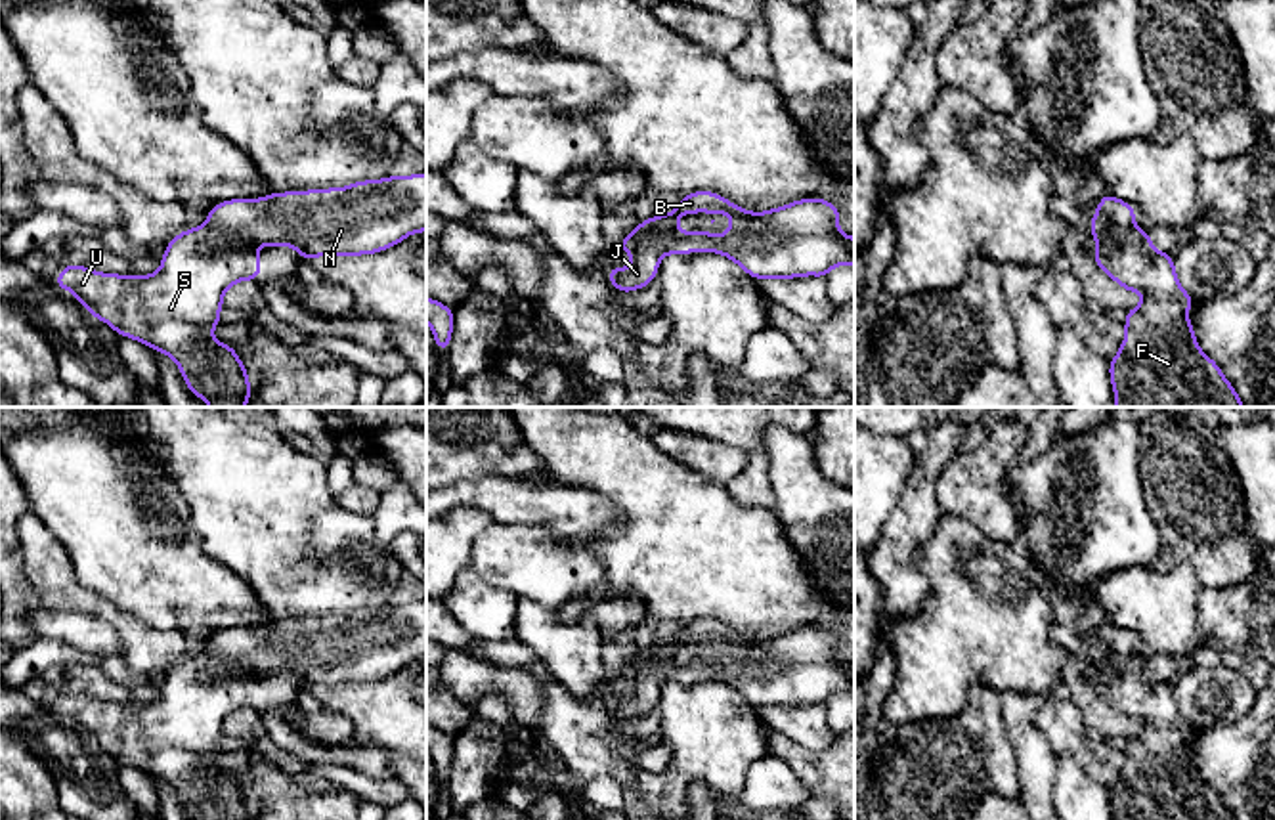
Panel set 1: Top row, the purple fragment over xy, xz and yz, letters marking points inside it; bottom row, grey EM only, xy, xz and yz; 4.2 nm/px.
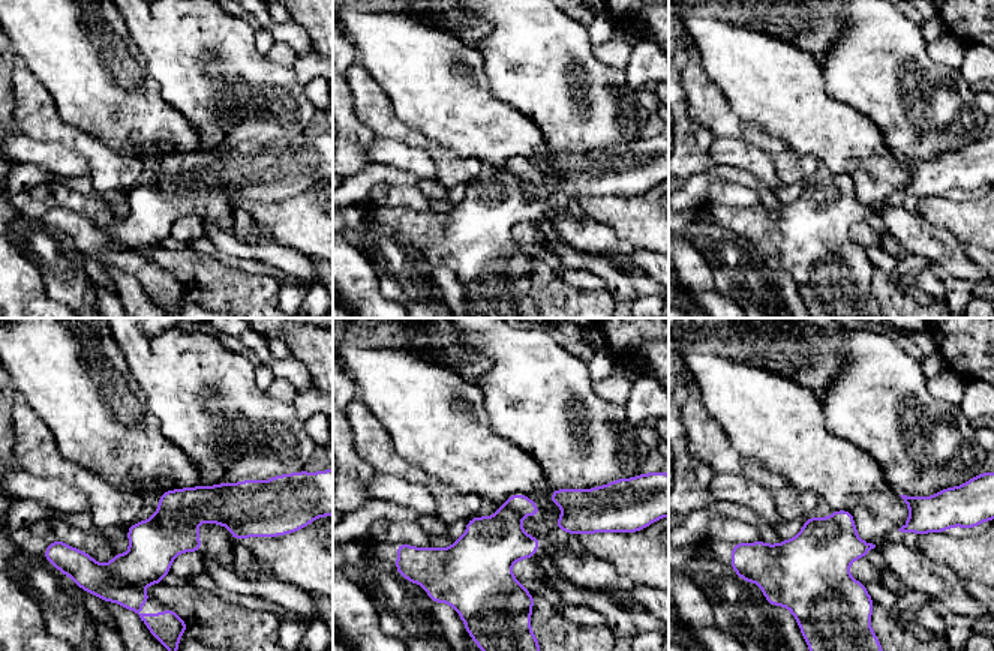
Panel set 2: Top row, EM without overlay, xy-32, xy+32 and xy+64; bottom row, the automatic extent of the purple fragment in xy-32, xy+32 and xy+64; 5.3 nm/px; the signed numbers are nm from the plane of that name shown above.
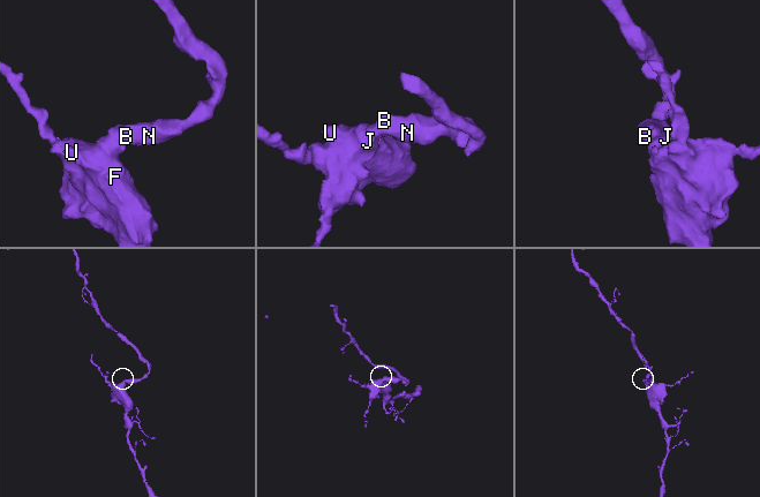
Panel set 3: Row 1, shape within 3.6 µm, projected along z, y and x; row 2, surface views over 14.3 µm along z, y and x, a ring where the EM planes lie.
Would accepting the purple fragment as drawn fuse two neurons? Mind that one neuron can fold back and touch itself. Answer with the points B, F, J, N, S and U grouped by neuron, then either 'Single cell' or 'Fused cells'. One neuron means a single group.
Groups: B F J N S U. Single cell

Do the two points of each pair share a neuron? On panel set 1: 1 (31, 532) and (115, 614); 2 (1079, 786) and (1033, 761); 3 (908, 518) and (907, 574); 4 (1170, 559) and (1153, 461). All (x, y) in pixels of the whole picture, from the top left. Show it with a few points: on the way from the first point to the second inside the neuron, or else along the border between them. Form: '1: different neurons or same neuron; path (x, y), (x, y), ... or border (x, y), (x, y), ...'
1: same neuron; path (44, 557), (90, 603)
2: different neurons; border (1058, 757), (1052, 799)
3: same neuron; path (907, 532), (907, 561)
4: same neuron; path (1174, 534), (1174, 486)

